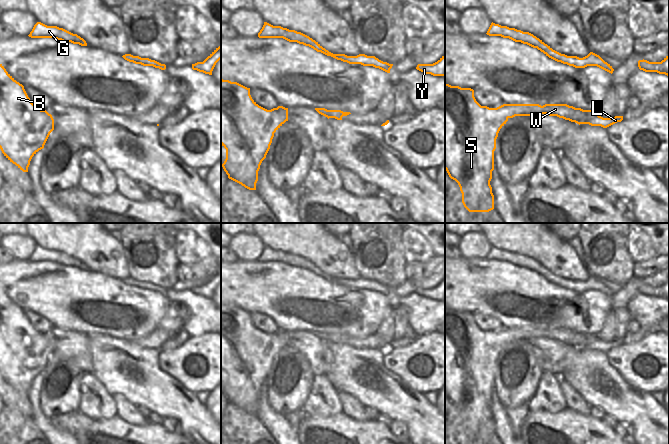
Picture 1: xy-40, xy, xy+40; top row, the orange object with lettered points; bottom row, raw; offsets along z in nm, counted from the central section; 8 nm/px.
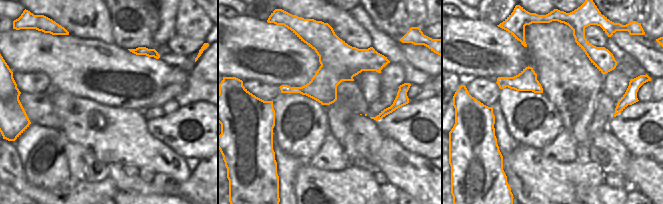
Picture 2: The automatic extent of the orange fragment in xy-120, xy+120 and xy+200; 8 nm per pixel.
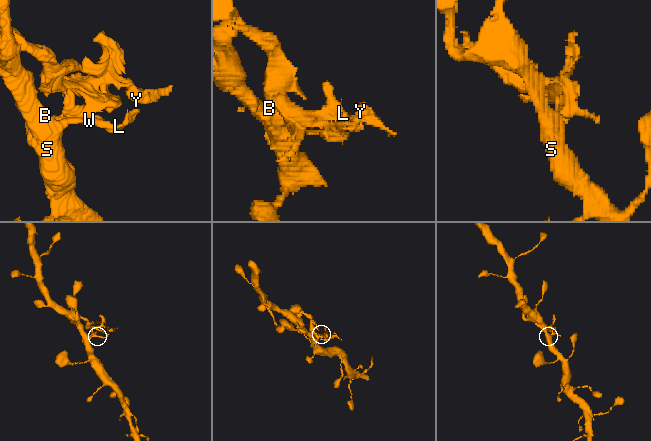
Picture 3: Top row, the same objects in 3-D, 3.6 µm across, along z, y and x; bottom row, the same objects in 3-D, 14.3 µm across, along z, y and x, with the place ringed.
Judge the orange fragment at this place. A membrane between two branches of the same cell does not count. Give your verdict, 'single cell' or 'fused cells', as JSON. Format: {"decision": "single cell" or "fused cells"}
{"decision": "fused cells"}

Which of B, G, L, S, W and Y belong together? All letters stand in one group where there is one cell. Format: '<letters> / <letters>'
B S / G L W Y

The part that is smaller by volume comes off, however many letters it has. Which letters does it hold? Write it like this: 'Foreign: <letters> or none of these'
Foreign: G, L, W, Y

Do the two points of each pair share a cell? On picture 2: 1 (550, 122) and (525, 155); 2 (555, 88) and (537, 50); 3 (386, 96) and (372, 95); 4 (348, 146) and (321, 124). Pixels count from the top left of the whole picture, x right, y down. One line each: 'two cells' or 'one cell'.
1: two cells
2: one cell
3: two cells
4: two cells

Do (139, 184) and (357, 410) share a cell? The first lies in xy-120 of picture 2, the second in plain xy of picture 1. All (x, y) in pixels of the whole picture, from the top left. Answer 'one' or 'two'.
one

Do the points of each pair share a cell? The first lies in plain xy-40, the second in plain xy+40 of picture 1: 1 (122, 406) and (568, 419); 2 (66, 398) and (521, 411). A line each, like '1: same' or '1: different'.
1: different
2: different

